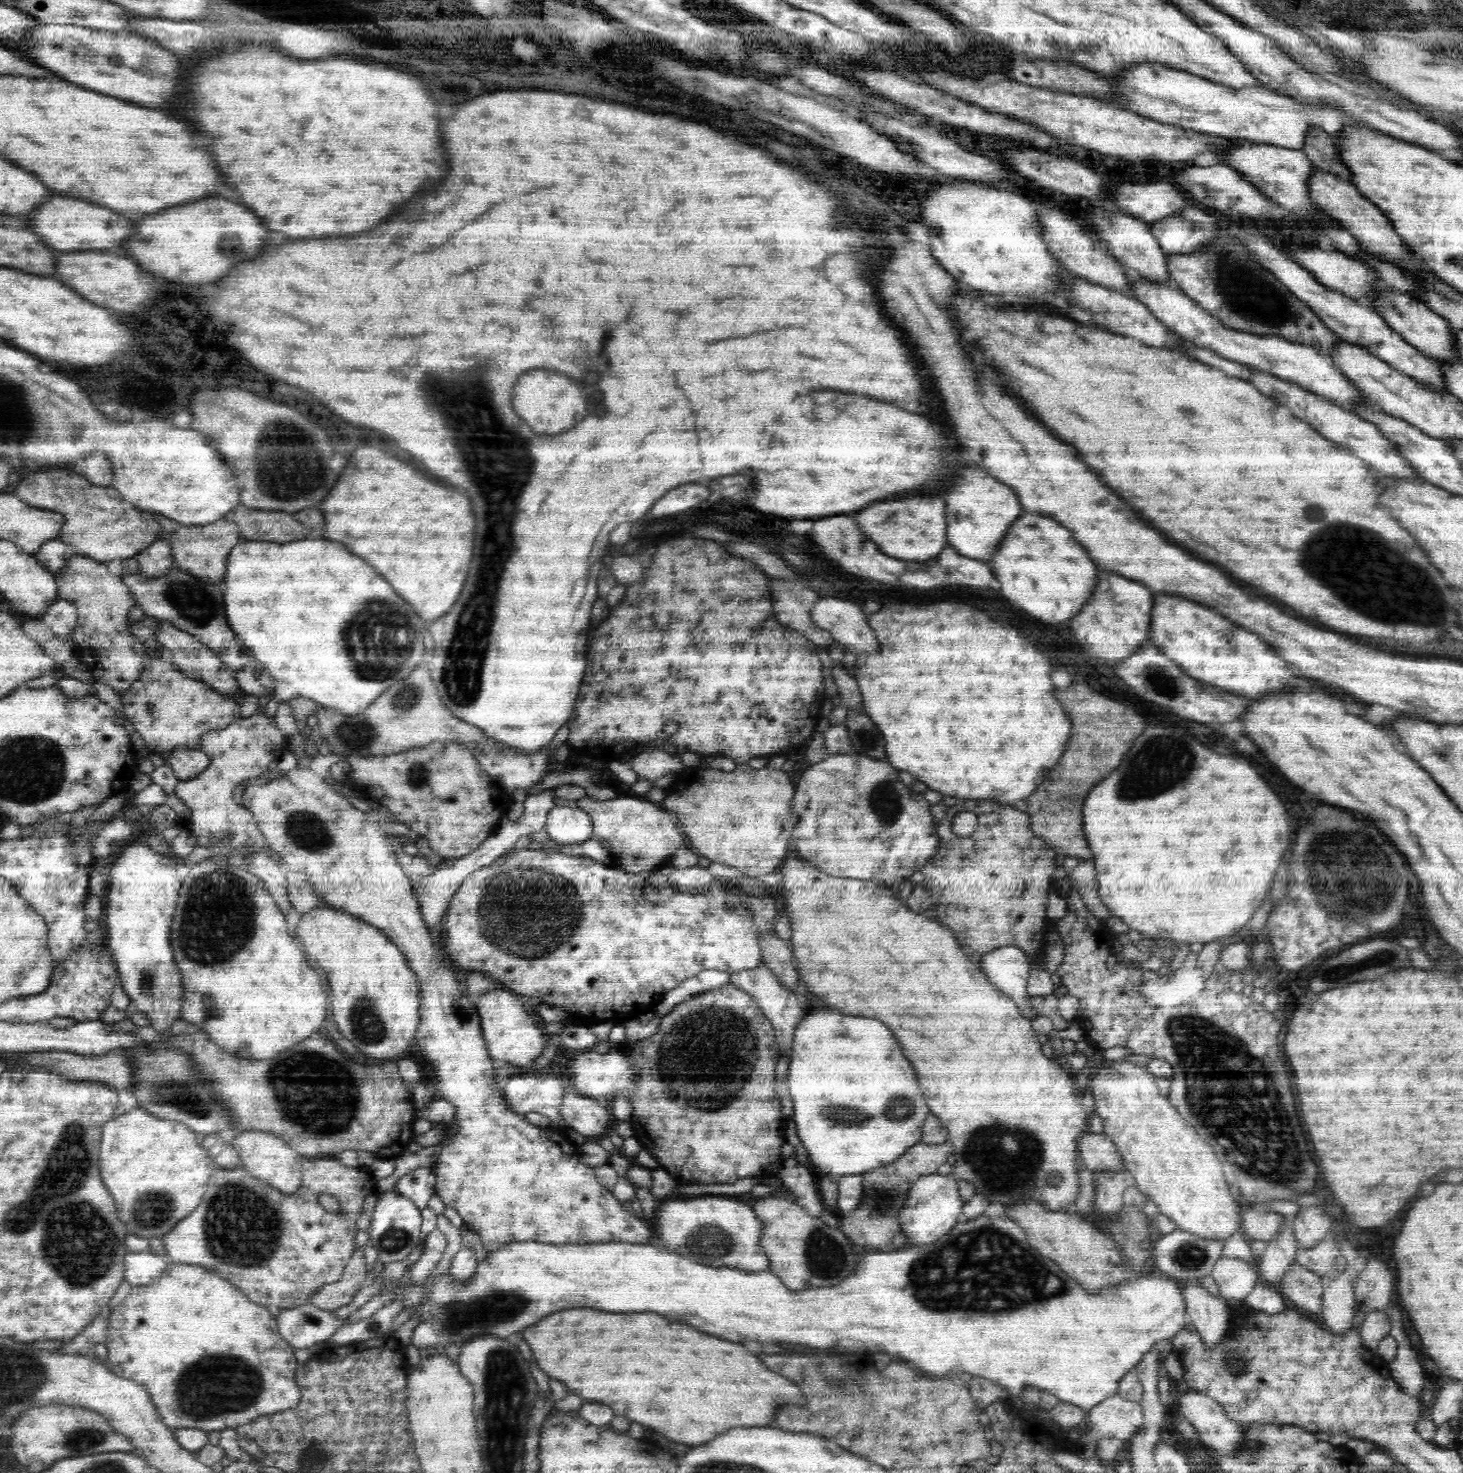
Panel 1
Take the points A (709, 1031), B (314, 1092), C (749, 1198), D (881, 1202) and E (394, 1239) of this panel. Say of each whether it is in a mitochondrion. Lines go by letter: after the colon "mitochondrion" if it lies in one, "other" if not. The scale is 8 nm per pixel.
A: mitochondrion
B: mitochondrion
C: other
D: mitochondrion
E: mitochondrion

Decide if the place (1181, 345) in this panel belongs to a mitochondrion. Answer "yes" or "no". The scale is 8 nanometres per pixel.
no

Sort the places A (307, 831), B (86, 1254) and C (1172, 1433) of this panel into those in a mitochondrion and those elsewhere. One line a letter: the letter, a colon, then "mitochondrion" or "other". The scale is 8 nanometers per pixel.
A: mitochondrion
B: mitochondrion
C: other

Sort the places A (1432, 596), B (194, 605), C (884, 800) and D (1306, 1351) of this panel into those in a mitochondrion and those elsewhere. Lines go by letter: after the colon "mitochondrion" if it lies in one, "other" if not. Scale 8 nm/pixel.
A: mitochondrion
B: mitochondrion
C: mitochondrion
D: other

